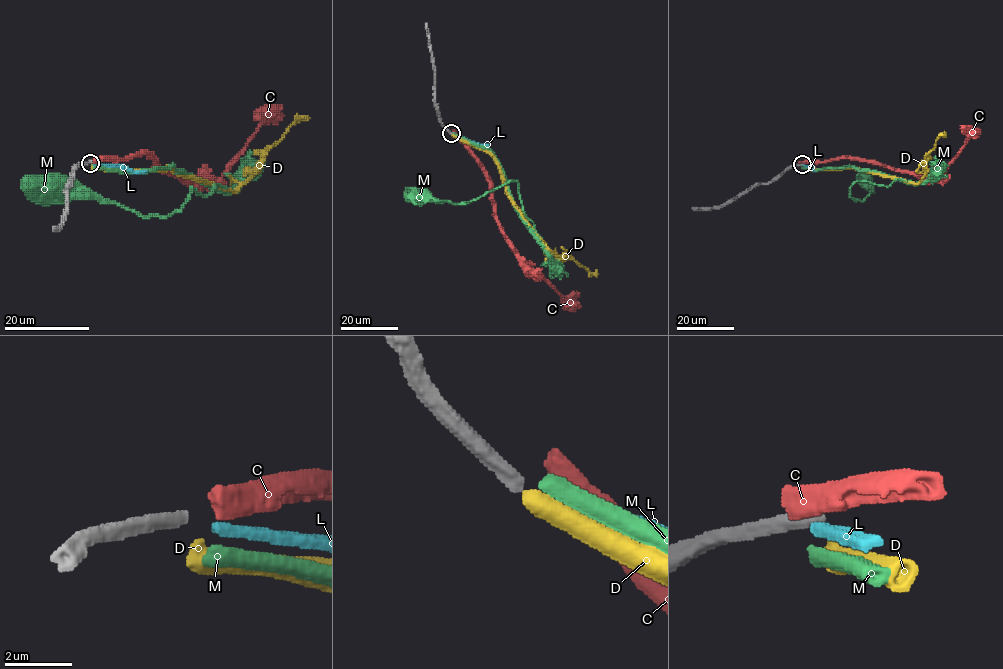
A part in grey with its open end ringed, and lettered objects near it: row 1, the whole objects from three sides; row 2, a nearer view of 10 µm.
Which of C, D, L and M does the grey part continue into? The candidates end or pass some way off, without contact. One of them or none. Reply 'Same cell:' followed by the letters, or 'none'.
Same cell: L

